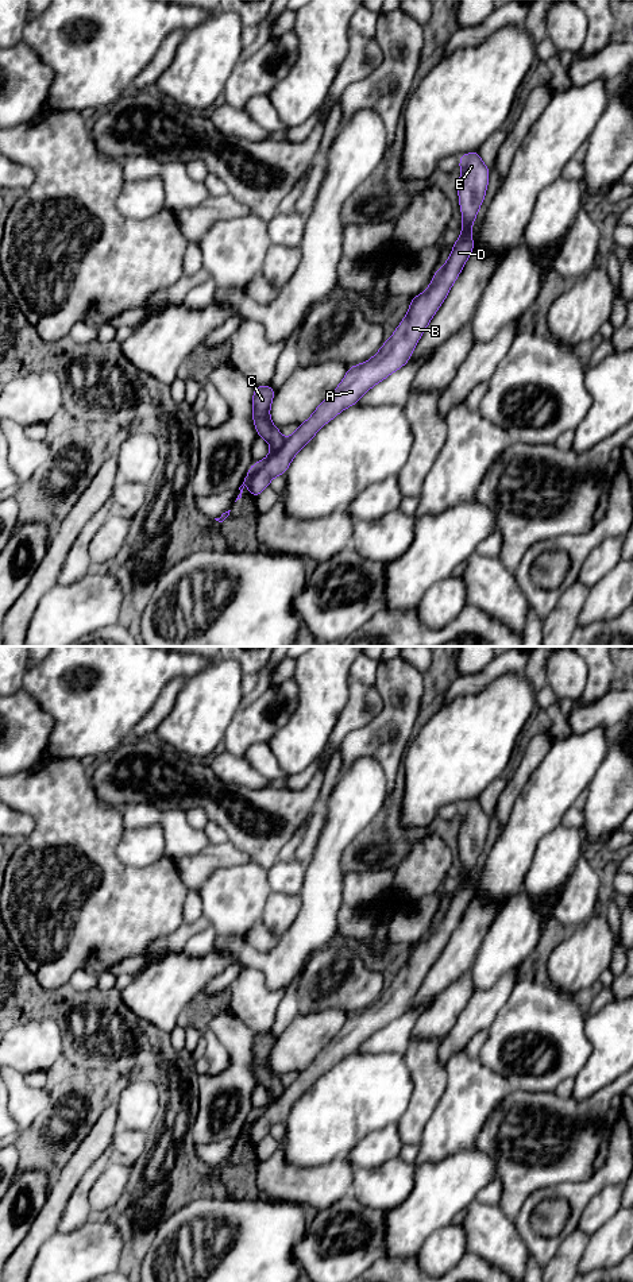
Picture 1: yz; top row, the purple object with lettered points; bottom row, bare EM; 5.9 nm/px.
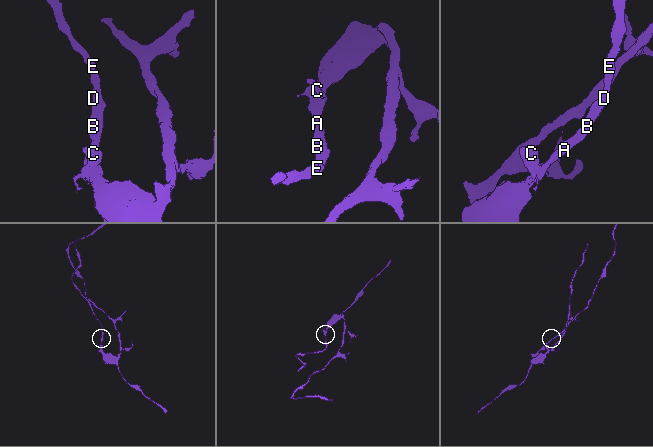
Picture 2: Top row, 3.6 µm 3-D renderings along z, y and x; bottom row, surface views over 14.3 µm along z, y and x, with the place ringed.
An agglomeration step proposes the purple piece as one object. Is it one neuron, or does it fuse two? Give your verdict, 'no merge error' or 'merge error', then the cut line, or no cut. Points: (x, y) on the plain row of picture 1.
merge error; cut yz (285, 1088), (249, 1127)

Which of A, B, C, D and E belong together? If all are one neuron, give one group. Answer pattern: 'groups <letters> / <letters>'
groups A B D E / C

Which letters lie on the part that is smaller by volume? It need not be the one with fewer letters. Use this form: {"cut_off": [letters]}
{"cut_off": ["C"]}

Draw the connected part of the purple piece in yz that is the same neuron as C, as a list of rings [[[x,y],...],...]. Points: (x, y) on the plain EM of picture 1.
[[[270,1032],[255,1034],[252,1042],[252,1069],[256,1076],[258,1085],[262,1085],[271,1093],[271,1098],[269,1104],[263,1108],[255,1109],[255,1112],[250,1113],[244,1130],[240,1134],[240,1142],[236,1148],[242,1146],[243,1136],[246,1134],[246,1128],[250,1127],[265,1111],[269,1105],[271,1105],[283,1092],[283,1085],[281,1082],[279,1076],[275,1076],[270,1067],[270,1054],[271,1049],[275,1043],[275,1038]]]

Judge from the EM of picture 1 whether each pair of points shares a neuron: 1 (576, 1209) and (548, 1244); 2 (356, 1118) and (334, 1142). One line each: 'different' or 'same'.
1: same
2: same

